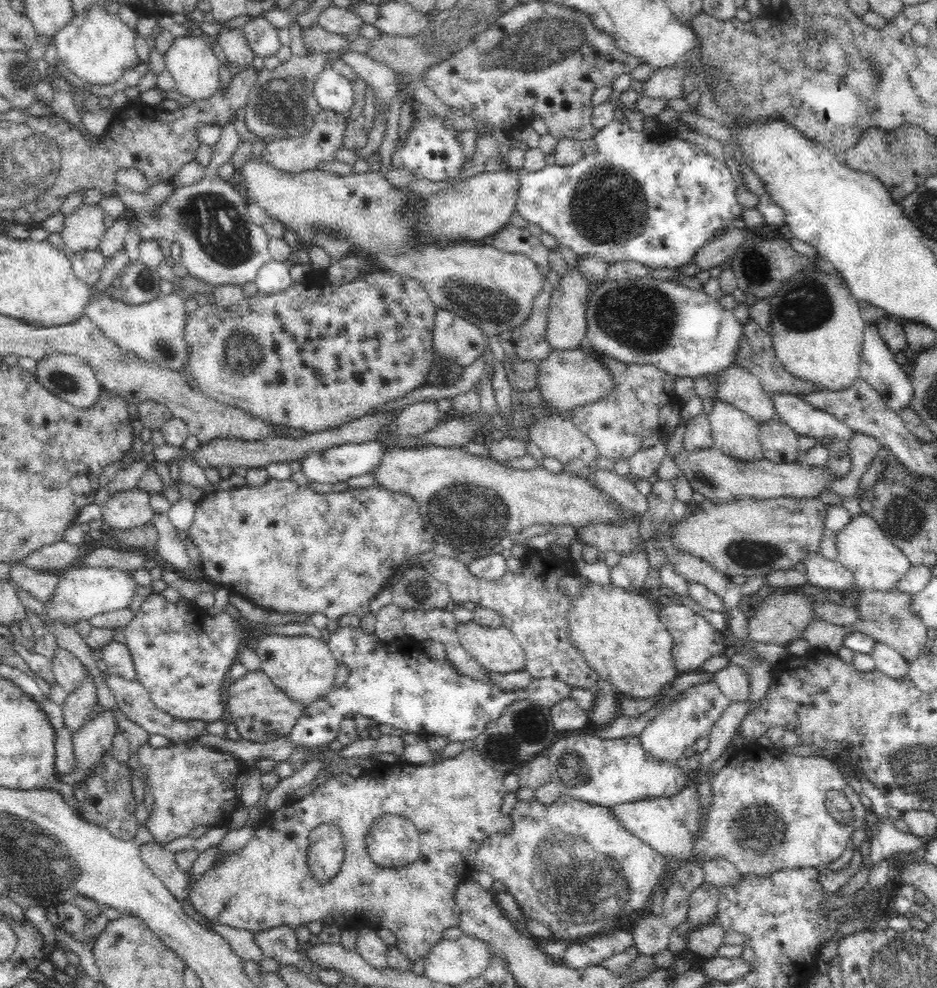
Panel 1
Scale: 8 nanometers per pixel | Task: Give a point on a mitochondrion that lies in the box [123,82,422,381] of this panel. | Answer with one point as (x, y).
(210, 220)

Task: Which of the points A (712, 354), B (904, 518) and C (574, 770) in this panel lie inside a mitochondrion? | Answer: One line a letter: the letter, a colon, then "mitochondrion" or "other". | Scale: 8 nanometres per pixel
A: other
B: mitochondrion
C: mitochondrion

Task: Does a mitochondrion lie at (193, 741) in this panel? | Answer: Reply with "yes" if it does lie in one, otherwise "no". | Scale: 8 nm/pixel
no

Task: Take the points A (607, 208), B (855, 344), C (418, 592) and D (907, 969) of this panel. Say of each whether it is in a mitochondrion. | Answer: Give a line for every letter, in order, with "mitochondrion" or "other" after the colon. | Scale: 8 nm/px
A: mitochondrion
B: other
C: mitochondrion
D: mitochondrion

